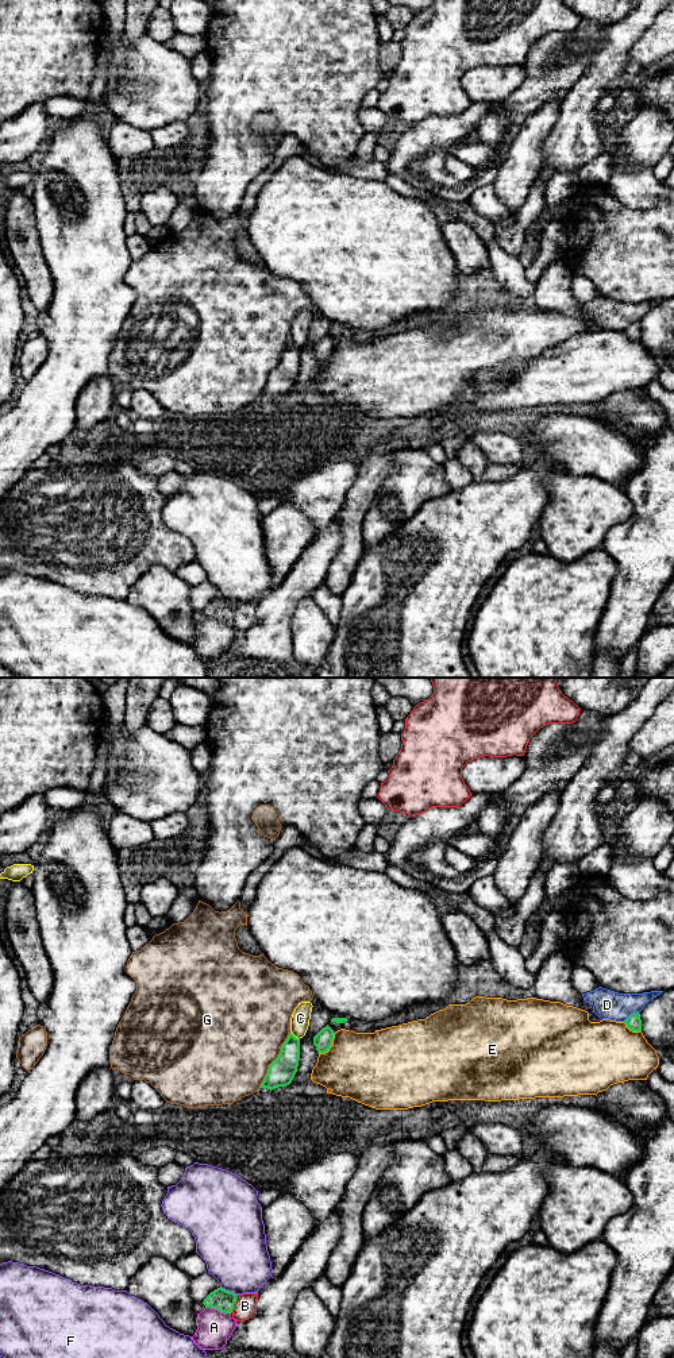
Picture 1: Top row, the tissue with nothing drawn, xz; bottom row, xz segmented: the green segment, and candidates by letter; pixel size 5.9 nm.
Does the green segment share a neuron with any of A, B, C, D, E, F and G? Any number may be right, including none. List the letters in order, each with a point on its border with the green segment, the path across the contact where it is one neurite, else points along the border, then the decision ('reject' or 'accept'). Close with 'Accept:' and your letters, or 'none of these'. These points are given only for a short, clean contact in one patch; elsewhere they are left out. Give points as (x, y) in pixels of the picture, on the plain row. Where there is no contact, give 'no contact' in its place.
A: meets green in xz at (216, 617); reject
B: meets green in xz at (234, 612); reject
C: meets green in xz at (293, 344); border along xz (291, 339), (299, 348); reject
D: meets green in xz at (630, 324); reject
E: meets green in xz at (331, 354); reject
F: meets green in xz at (228, 600); reject
G: meets green in xz at (274, 369); reject
Accept: none of these

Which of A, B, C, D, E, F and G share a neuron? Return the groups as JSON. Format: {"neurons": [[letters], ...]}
{"neurons": [["A"], ["B", "C"], ["D"], ["E"], ["F"], ["G"]]}

